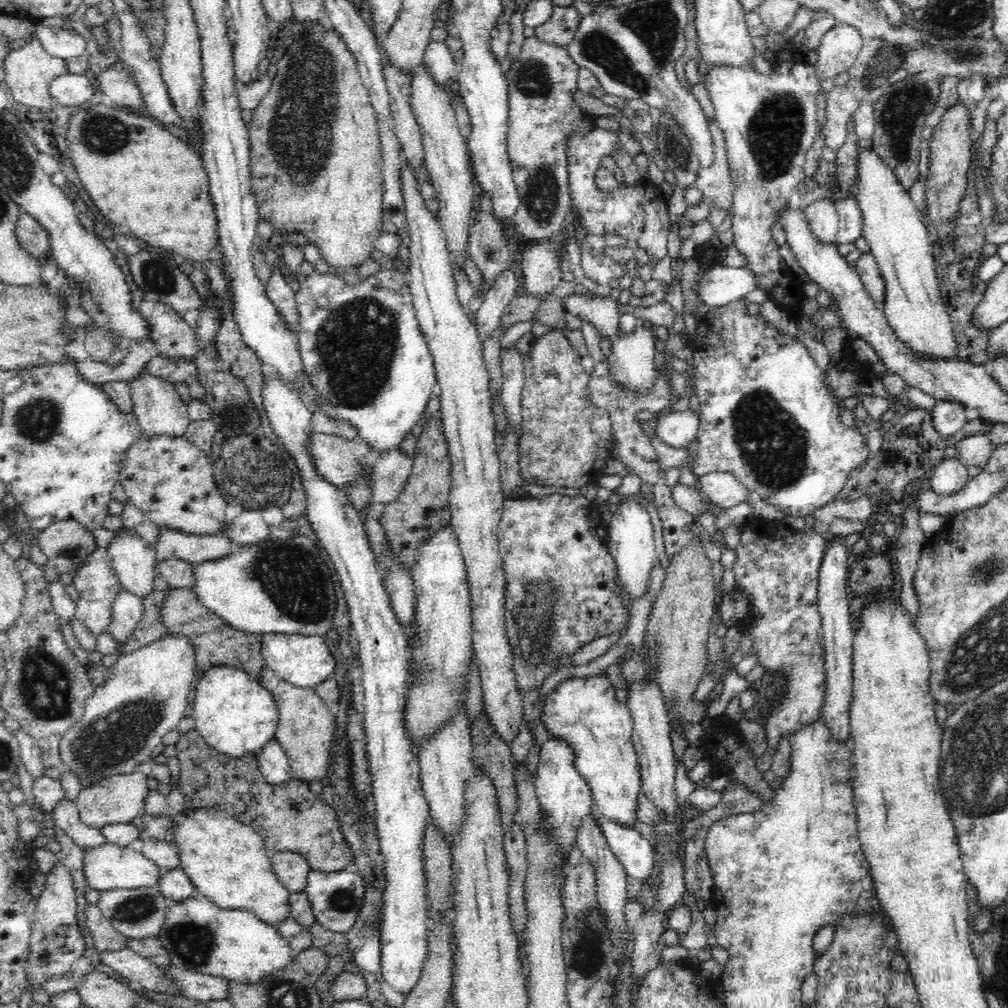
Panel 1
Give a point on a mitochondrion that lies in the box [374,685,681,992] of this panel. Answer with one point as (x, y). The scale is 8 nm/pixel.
(588, 956)

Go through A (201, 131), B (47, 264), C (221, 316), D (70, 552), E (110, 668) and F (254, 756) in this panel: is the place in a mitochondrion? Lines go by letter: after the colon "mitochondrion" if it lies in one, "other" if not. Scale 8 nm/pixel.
A: other
B: other
C: other
D: mitochondrion
E: other
F: other

